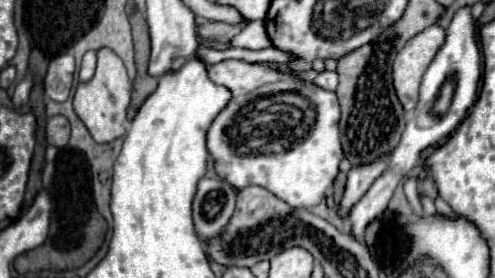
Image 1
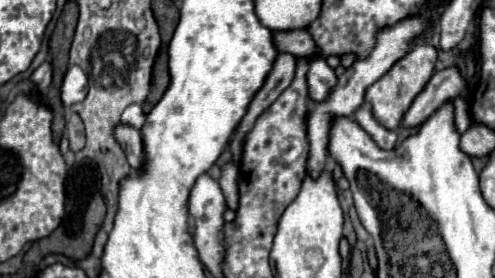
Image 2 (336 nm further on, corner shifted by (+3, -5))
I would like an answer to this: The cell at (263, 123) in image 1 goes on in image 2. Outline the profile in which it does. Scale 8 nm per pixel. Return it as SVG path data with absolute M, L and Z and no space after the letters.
M412 16L400 20L400 24L392 26L392 28L384 28L384 32L380 32L378 40L376 40L376 48L372 52L372 56L368 56L366 60L356 60L340 78L338 84L332 88L332 92L328 94L326 100L318 102L308 114L306 114L306 132L308 132L308 142L310 142L310 152L308 152L308 162L306 162L306 174L312 178L318 178L322 170L326 170L326 162L328 162L328 138L330 138L330 126L336 118L342 116L352 116L362 104L364 104L364 96L370 84L374 84L380 76L384 76L396 60L400 60L408 50L410 50L410 42L424 32L424 20L412 20Z

